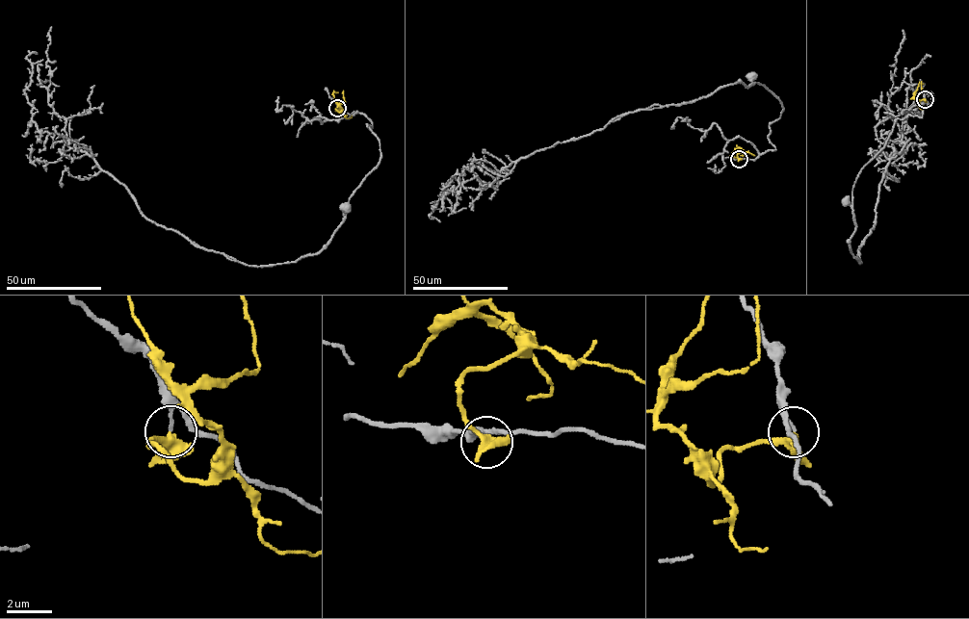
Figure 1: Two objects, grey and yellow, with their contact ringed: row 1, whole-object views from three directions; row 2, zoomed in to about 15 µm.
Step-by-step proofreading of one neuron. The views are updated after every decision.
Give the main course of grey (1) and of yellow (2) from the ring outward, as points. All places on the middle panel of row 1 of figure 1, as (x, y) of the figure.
1: (739, 159), (754, 160), (775, 149), (768, 138), (769, 124), (783, 108), (750, 75)
2: (739, 159), (737, 154), (742, 149), (739, 147), (745, 155), (741, 156)

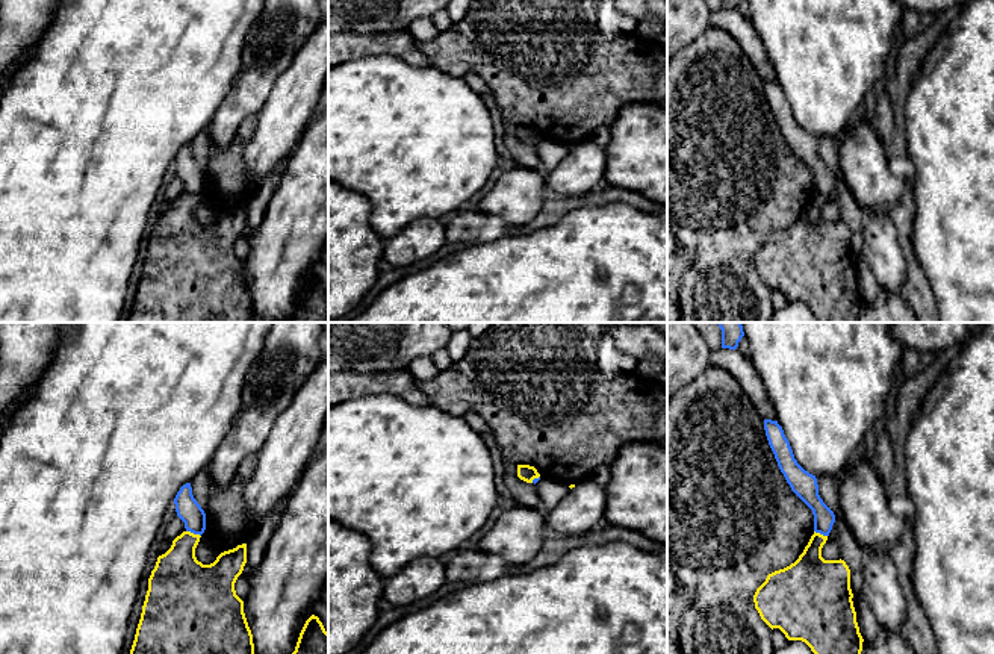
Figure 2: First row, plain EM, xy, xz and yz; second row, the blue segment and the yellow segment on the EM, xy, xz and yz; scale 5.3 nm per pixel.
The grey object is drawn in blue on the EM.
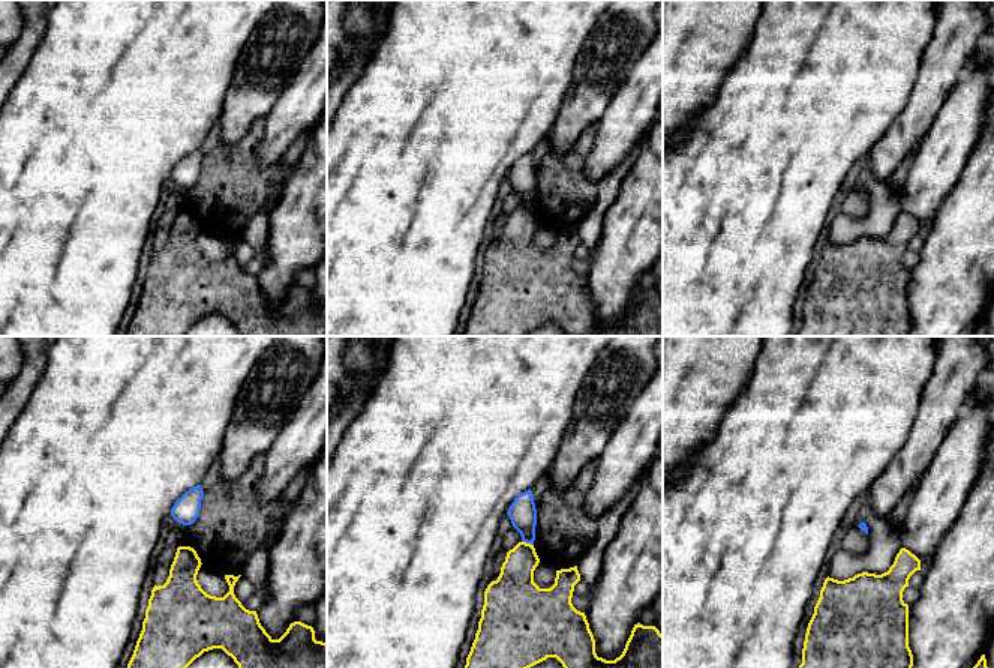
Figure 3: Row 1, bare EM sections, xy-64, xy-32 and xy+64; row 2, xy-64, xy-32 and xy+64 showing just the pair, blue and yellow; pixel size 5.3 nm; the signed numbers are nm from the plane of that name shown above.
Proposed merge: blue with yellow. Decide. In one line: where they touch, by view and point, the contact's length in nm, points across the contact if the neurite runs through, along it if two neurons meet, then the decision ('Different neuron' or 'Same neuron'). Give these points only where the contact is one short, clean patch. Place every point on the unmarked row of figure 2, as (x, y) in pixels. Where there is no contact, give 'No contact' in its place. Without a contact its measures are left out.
Touches blue at xy (194, 194). Shared border 90 nm. Boundary: xy (186, 191), (200, 197). Different neuron

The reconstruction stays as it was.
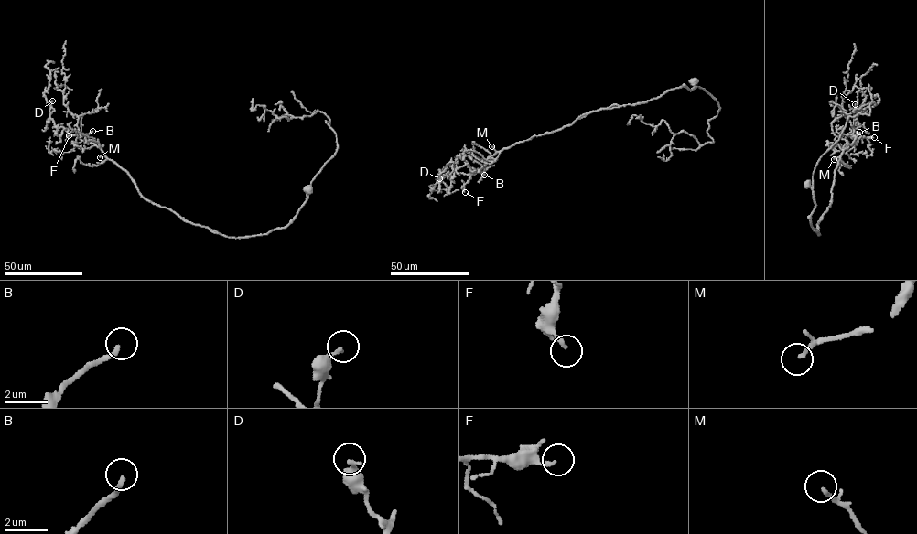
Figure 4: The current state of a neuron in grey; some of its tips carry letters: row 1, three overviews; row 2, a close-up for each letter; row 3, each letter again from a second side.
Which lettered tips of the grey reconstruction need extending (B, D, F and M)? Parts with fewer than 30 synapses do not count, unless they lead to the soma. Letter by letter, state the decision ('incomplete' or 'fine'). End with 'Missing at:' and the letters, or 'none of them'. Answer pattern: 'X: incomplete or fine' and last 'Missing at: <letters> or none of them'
B: incomplete
D: fine
F: fine
M: fine
Missing at: B

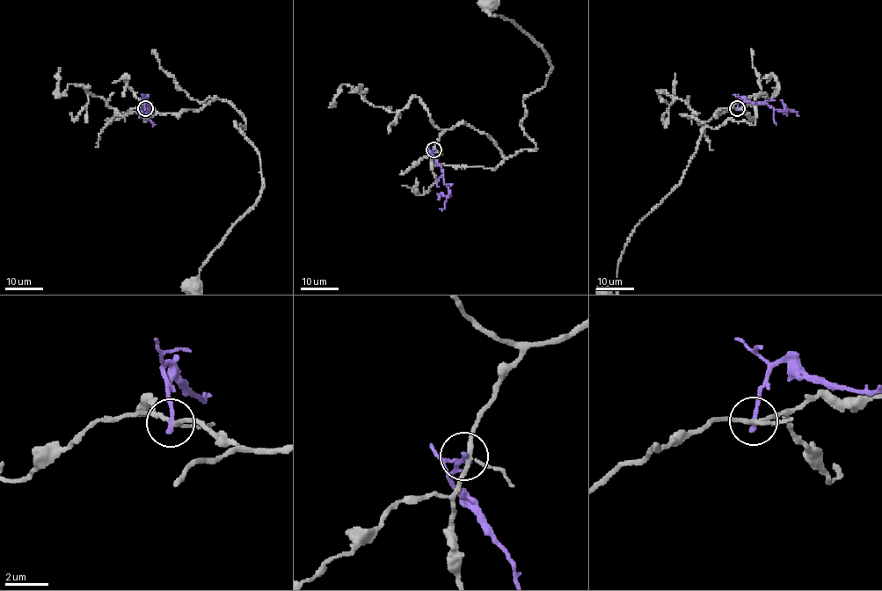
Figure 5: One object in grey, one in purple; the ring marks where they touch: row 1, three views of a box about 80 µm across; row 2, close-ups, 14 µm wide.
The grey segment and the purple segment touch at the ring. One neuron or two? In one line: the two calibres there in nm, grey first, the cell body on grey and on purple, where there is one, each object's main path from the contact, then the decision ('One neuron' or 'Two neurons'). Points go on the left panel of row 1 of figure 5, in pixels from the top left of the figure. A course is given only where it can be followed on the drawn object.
Thickness 190 nm (grey) against 240 nm. Soma of grey: (192, 286). Soma of purple: none. Course of grey: (145, 108), (226, 99), (258, 154), (260, 196), (200, 271). Course of purple: (145, 108), (145, 98), (153, 113), (140, 116). Two neurons

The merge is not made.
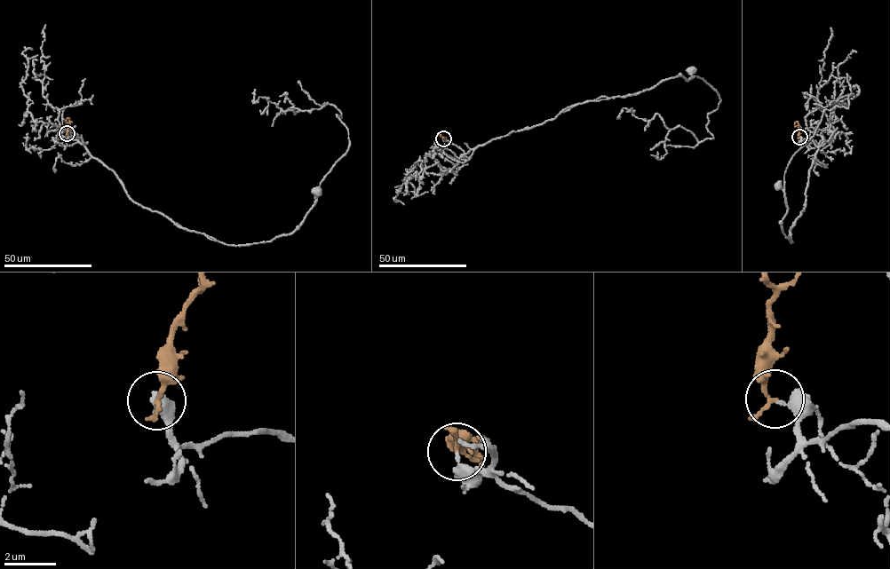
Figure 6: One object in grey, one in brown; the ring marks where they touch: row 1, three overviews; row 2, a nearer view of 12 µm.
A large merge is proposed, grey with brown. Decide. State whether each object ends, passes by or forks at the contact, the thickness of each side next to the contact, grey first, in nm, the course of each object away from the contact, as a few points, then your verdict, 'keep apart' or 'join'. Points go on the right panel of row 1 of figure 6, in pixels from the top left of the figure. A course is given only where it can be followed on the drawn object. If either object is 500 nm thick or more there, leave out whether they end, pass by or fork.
grey ends there; brown ends there; 300 nm thick on the grey side, 200 nm on the other; grey runs (799, 138), (812, 140), (818, 149), (806, 205), (790, 232), (792, 242), (783, 232), (787, 208), (777, 185); brown runs (799, 137), (798, 122), (794, 124); join

